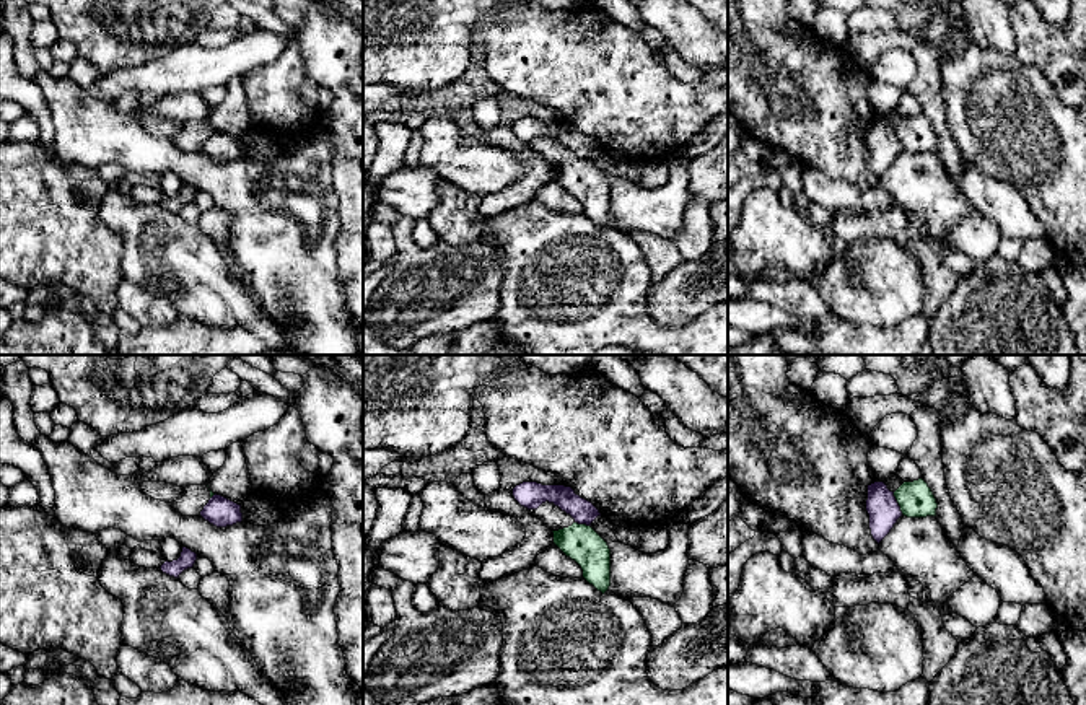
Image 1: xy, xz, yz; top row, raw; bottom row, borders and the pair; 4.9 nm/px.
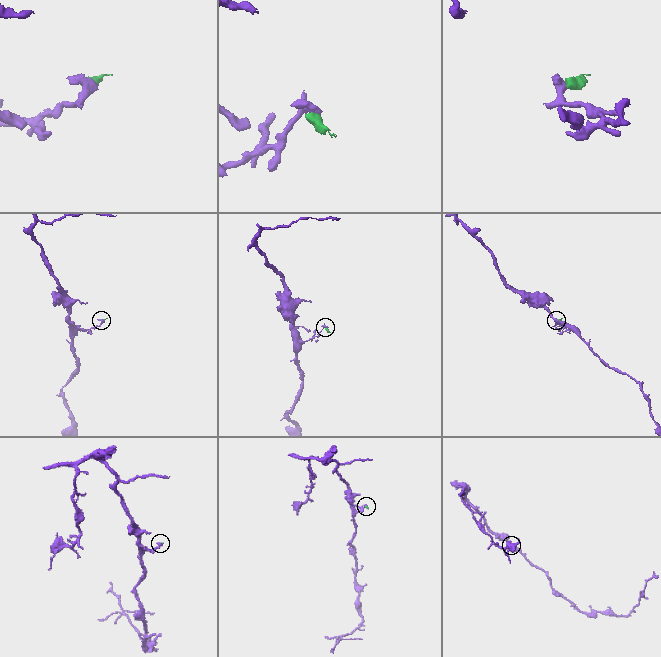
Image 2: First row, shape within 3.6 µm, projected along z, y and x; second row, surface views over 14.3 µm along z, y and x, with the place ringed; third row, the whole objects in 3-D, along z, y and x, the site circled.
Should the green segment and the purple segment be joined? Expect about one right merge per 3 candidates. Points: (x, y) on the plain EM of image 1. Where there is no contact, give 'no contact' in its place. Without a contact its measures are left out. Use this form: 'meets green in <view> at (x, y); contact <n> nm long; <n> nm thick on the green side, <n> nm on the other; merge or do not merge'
meets green in yz at (897, 137); contact 120 nm long; 180 nm thick on the green side, 160 nm on the other; do not merge

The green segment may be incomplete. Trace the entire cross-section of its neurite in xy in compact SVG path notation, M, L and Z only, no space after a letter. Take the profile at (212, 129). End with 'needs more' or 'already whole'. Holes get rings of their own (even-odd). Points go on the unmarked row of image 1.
M189 120L182 124L179 134L171 140L182 151L199 151L213 130L207 120Z | needs more

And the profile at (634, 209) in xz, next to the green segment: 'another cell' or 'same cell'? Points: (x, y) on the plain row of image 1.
another cell

